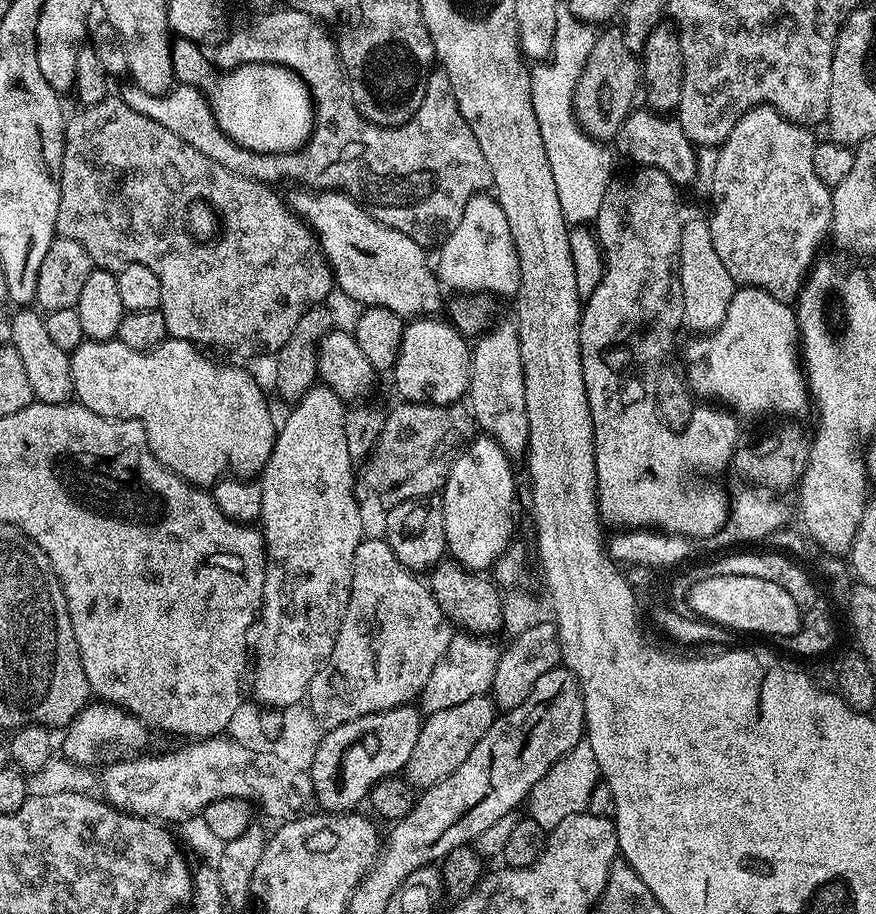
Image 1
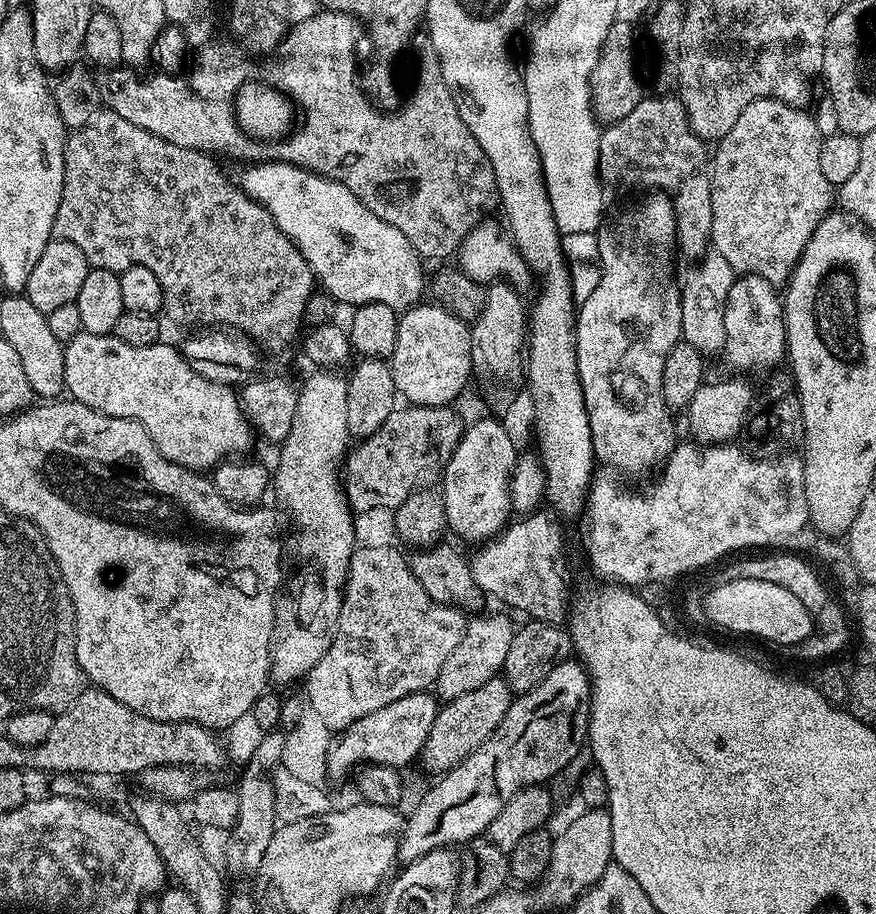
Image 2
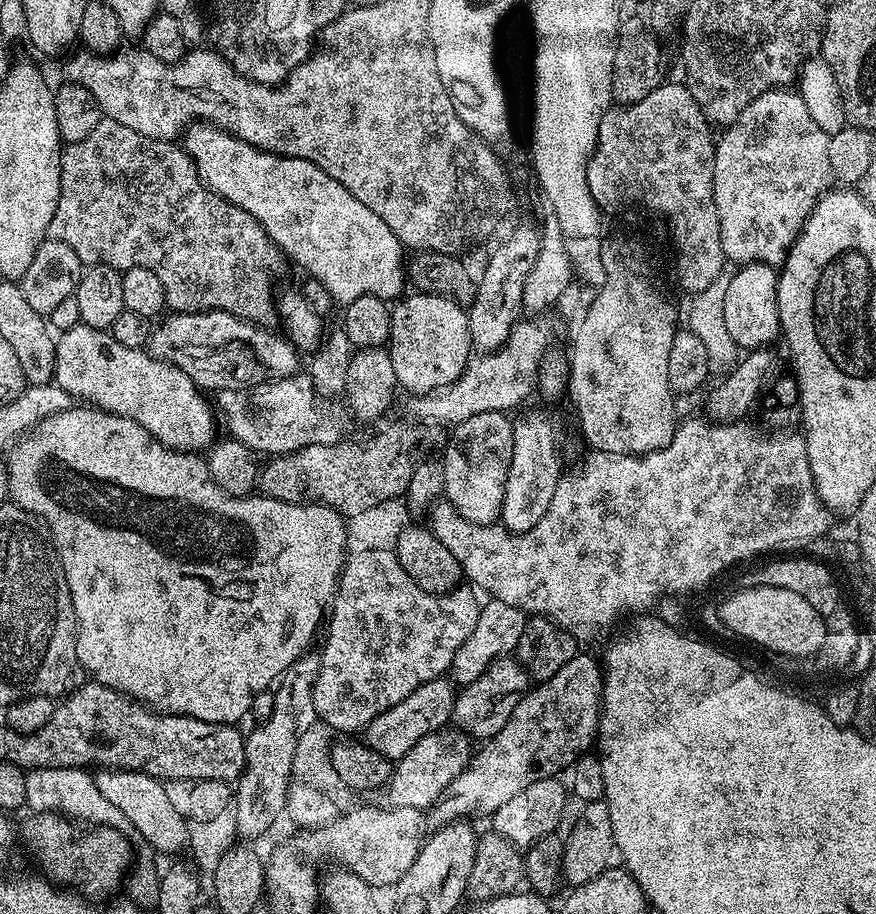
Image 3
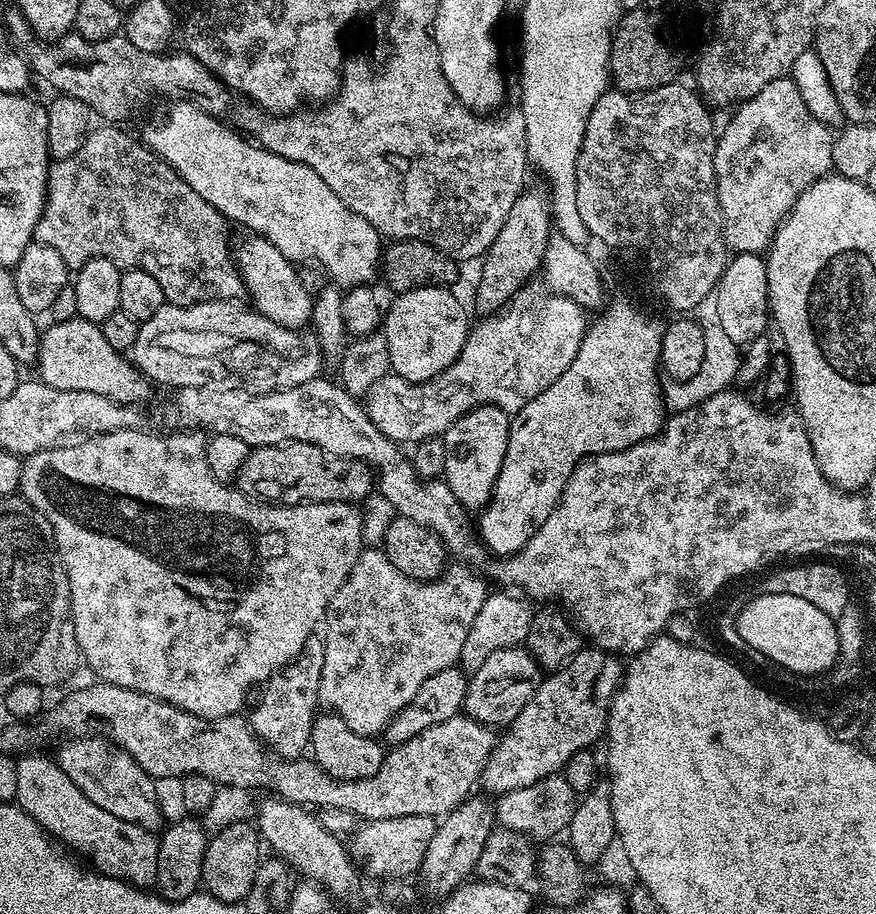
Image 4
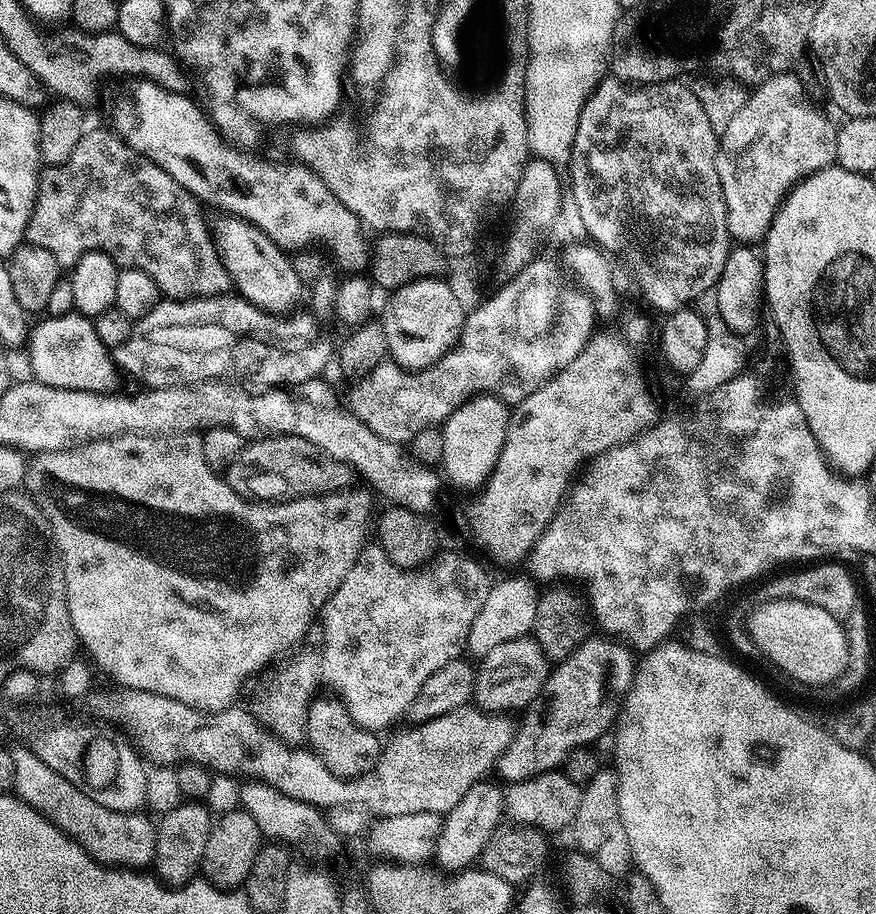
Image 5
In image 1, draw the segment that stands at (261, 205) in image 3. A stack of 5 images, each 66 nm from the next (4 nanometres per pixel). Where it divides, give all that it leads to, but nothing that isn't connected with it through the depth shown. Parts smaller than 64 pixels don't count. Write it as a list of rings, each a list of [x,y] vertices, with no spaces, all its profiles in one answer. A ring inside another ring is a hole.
[[[303,186],[295,189],[286,196],[286,203],[305,224],[312,229],[315,237],[320,242],[320,249],[324,258],[332,267],[332,279],[335,287],[340,288],[352,300],[357,300],[360,306],[385,308],[394,310],[394,314],[405,318],[428,318],[445,307],[446,296],[443,296],[442,285],[437,273],[428,265],[429,253],[414,238],[406,238],[398,230],[380,224],[358,202],[354,202],[344,192],[331,190],[313,190]]]

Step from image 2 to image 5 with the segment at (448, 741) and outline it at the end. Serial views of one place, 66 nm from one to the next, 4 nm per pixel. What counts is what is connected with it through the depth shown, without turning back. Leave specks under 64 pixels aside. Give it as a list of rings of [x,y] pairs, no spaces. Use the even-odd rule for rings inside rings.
[[[531,635],[502,642],[490,654],[479,661],[476,674],[476,695],[474,704],[485,712],[511,713],[511,708],[525,708],[543,693],[548,680],[550,661],[542,646]]]

